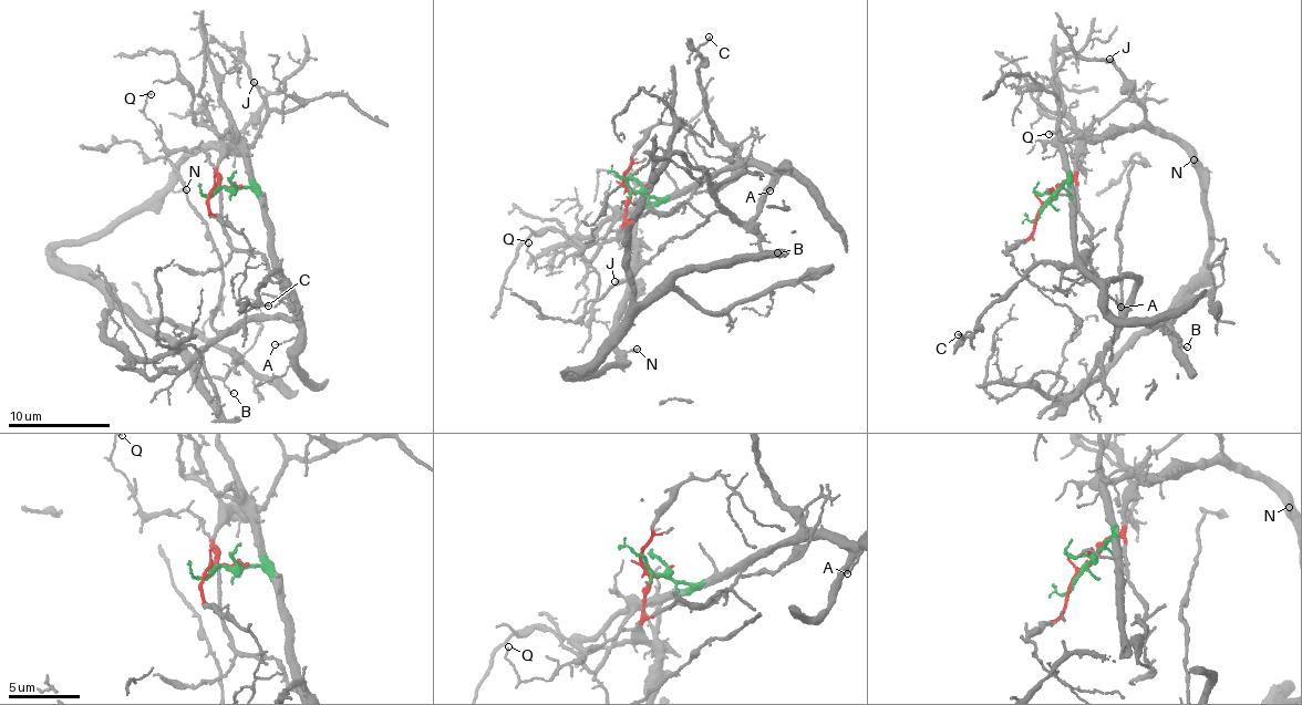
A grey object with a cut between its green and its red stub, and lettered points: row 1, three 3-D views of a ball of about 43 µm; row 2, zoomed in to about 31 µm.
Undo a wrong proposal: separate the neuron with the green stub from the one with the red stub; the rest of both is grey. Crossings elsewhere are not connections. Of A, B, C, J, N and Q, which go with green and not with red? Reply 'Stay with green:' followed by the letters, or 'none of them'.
Stay with green: A, C

